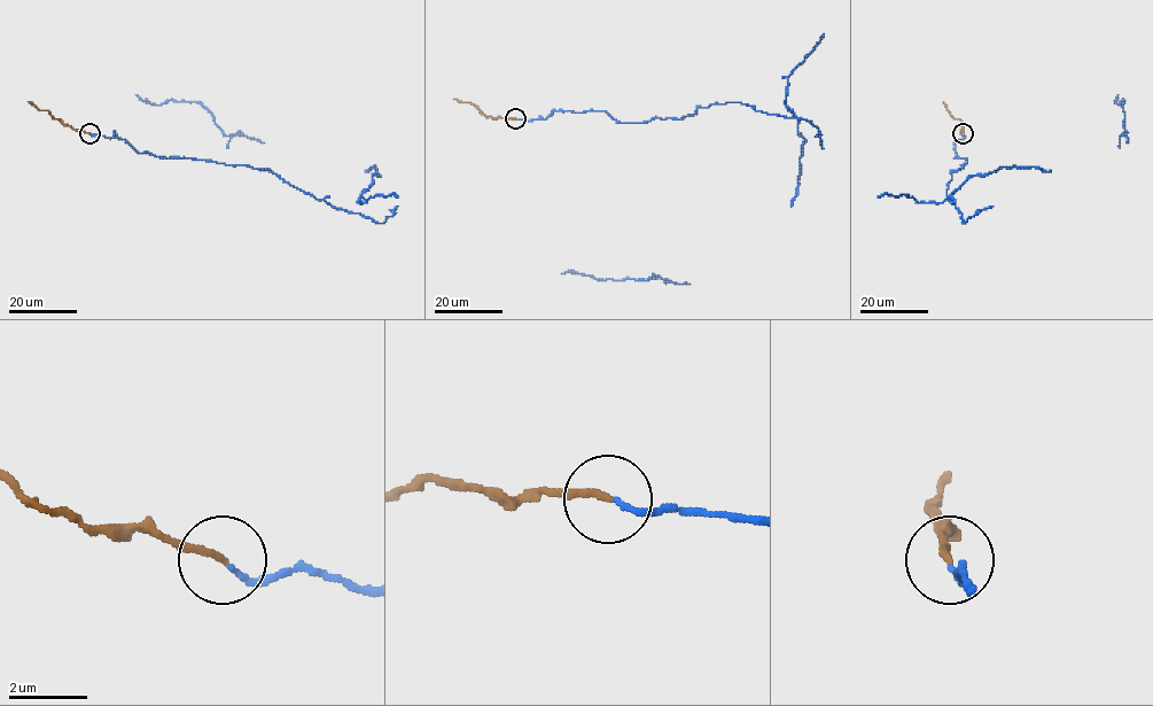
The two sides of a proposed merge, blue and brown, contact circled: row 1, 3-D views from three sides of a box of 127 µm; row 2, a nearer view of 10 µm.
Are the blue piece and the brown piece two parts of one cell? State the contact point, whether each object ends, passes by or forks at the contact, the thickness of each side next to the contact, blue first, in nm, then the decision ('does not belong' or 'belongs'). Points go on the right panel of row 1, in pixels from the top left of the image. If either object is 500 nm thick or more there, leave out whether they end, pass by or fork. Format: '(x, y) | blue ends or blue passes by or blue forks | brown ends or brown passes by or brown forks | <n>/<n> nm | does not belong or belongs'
(963, 133) | blue ends | brown ends | 120/170 nm | does not belong

